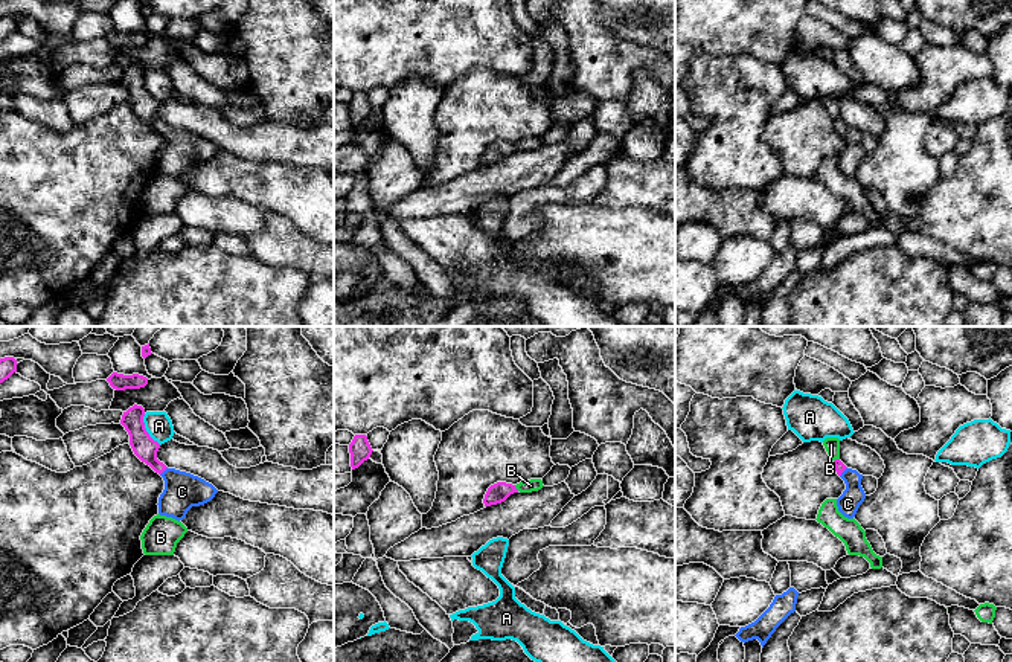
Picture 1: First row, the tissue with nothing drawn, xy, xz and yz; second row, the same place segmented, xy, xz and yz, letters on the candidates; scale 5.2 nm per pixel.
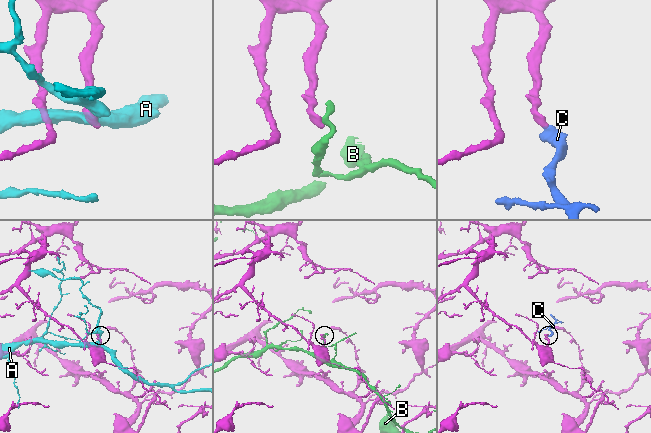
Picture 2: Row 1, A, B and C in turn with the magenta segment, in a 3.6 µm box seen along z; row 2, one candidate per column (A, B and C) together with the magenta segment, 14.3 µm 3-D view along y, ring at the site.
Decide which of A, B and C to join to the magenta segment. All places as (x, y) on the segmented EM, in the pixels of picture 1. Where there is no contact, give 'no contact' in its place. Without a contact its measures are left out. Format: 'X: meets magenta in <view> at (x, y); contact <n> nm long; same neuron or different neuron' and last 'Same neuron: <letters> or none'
A: meets magenta in xy at (145, 430); contact 190 nm long; different neuron
B: meets magenta in xz at (515, 488); contact 40 nm long; different neuron
C: meets magenta in xy at (163, 470); contact 60 nm long; same neuron
Same neuron: C

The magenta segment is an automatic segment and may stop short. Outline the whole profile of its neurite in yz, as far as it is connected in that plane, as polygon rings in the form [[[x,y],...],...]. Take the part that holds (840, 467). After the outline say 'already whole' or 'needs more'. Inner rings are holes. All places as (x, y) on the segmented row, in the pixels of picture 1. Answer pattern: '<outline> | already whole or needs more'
[[[840,459],[834,461],[837,474],[844,480],[846,490],[837,499],[838,511],[847,517],[853,519],[860,505],[866,499],[866,493],[861,487],[863,474],[857,470],[847,468]]] | needs more

